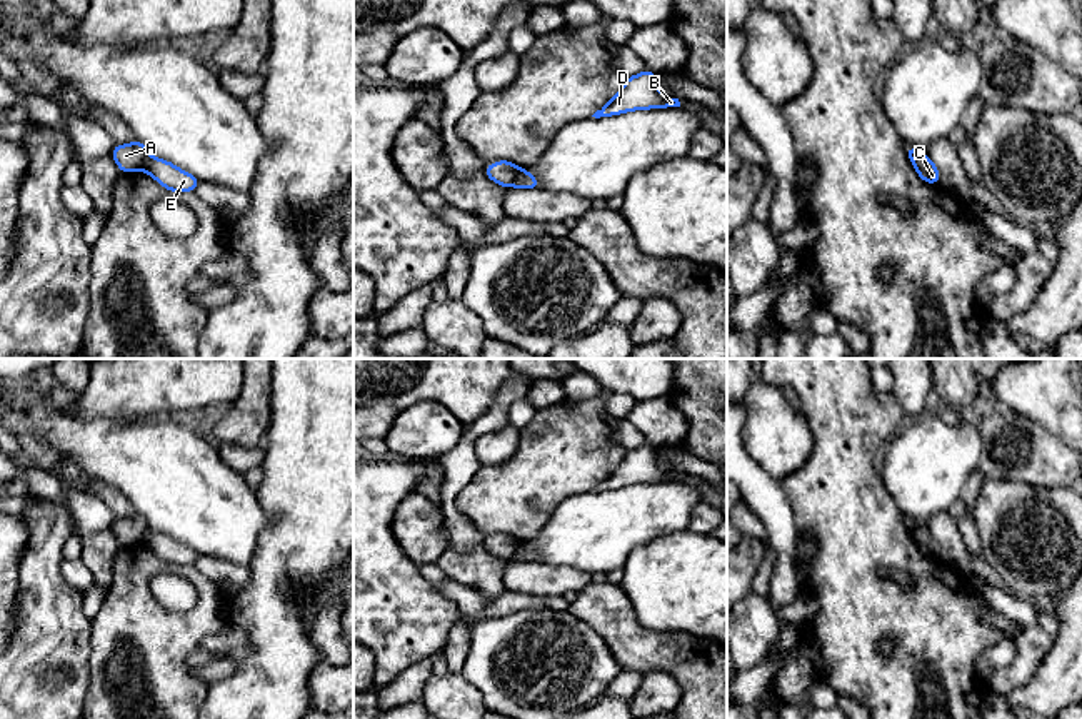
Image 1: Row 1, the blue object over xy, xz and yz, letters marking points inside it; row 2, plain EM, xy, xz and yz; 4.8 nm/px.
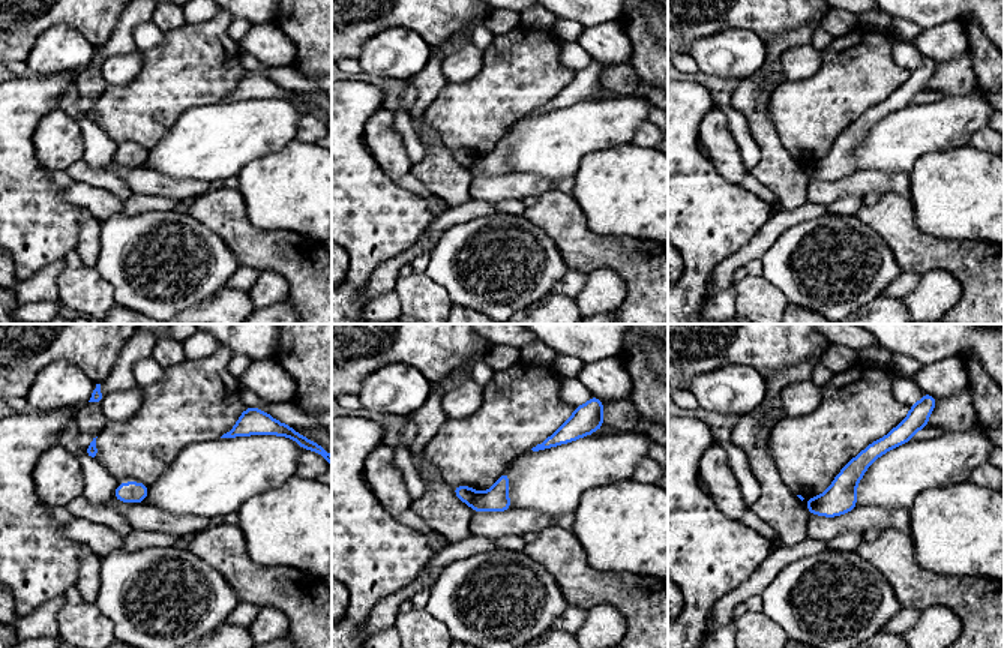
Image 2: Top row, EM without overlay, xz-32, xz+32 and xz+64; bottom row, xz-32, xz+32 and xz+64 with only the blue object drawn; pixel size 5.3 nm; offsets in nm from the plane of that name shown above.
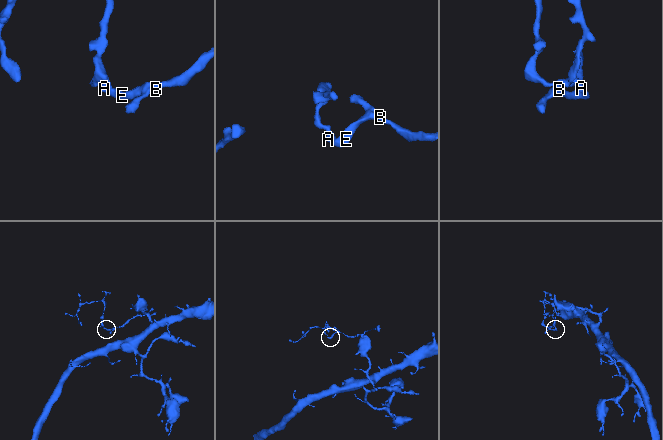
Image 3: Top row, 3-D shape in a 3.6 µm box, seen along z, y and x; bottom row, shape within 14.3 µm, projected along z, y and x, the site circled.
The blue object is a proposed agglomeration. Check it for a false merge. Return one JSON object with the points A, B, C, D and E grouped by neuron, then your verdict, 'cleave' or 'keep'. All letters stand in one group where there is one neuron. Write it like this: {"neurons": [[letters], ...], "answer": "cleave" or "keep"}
{"neurons": [["A"], ["B", "C", "D", "E"]], "answer": "cleave"}

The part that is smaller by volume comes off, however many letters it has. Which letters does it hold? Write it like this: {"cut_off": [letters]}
{"cut_off": ["A"]}

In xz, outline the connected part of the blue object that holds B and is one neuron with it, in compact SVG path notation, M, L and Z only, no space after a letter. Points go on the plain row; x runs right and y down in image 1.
M645 442L642 447L627 450L620 465L592 490L610 490L630 484L680 480L679 472L665 470L659 465L657 450Z

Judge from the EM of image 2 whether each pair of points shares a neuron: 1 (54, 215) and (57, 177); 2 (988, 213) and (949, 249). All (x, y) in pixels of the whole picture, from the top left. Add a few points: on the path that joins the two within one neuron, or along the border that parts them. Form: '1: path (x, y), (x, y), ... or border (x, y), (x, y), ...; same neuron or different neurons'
1: border (45, 170), (47, 176), (60, 189); different neurons
2: border (925, 231), (944, 239), (988, 242); different neurons

